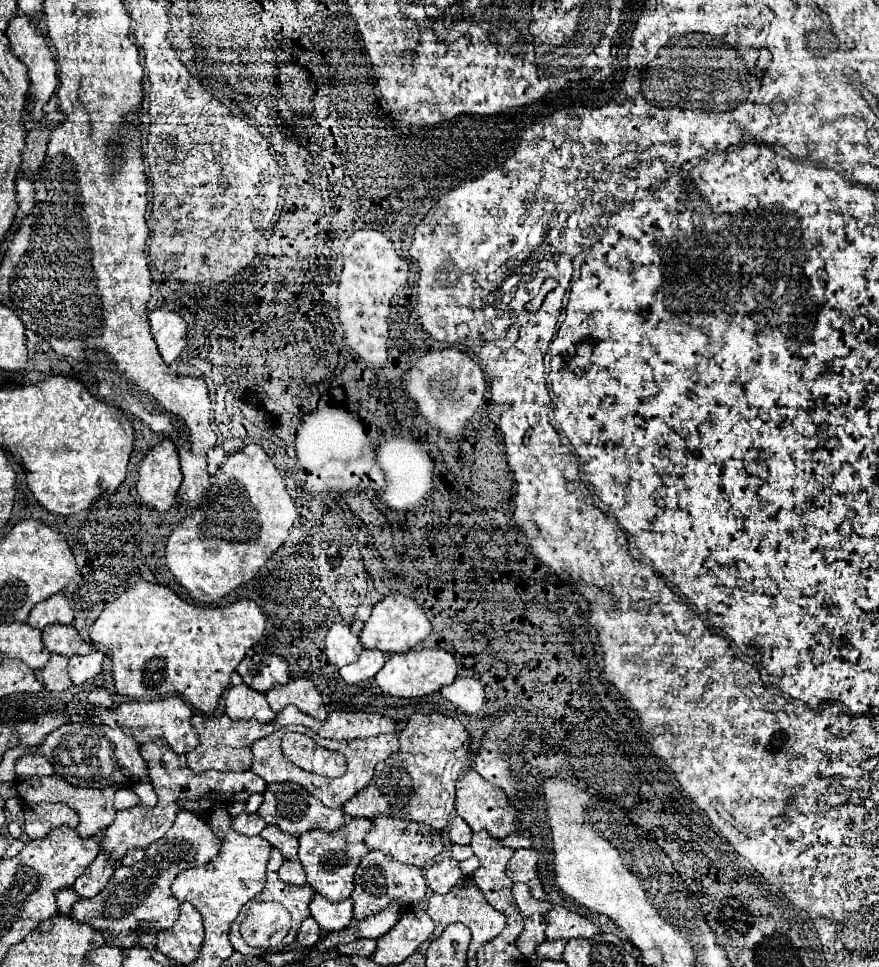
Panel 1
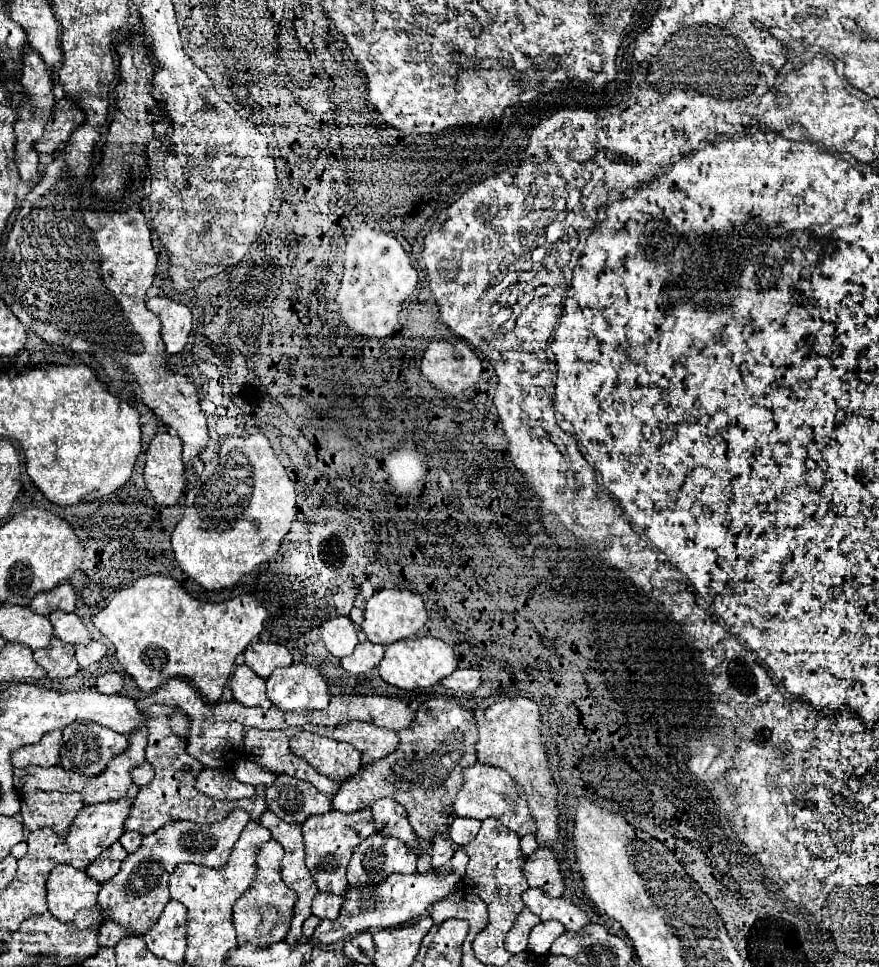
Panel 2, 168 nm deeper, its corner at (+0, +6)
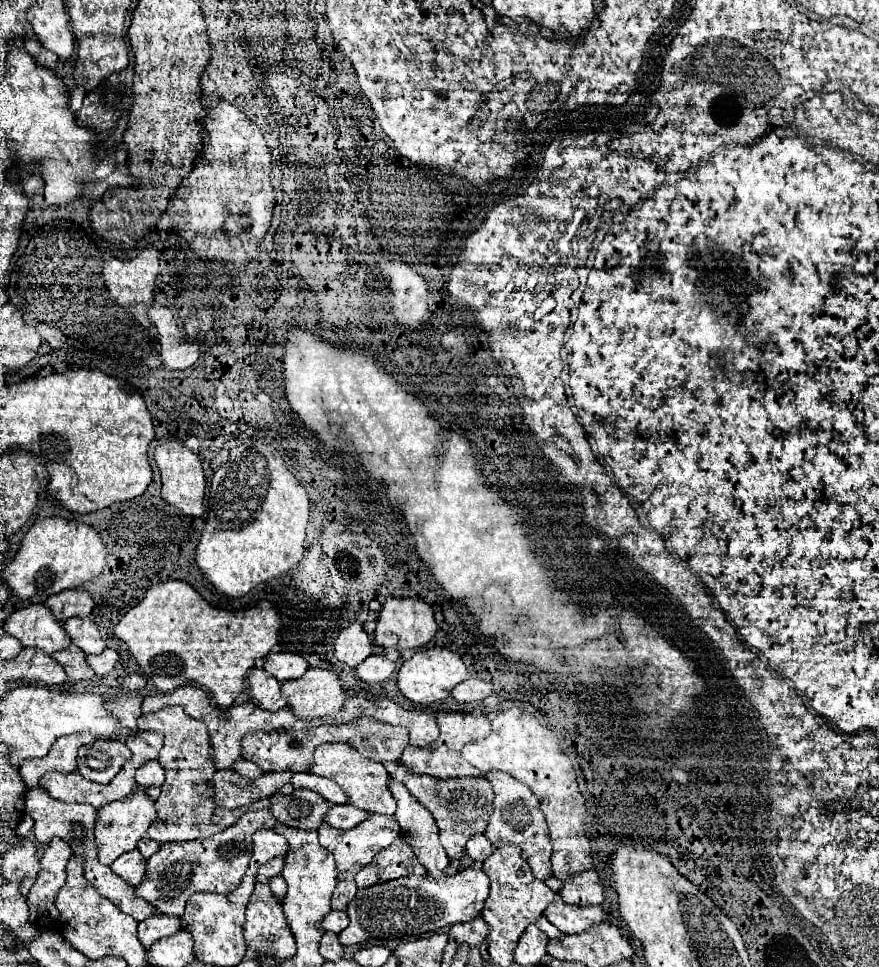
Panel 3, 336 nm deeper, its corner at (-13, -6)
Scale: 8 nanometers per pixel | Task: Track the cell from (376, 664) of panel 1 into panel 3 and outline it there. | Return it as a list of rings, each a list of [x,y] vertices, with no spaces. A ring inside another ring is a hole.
[[[372,654],[368,660],[364,660],[356,672],[364,682],[384,682],[392,676],[392,672],[396,670],[396,664],[386,658],[384,654]]]

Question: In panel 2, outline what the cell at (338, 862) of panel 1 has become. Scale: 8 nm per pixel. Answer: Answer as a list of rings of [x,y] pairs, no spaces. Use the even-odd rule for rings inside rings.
[[[365,808],[365,810],[351,812],[351,814],[331,810],[327,814],[307,818],[307,822],[301,828],[303,828],[303,840],[305,840],[305,862],[311,870],[311,876],[317,882],[317,888],[321,892],[345,894],[349,888],[347,878],[345,878],[345,870],[347,870],[349,858],[353,854],[353,848],[359,846],[371,834],[375,834],[371,810]]]

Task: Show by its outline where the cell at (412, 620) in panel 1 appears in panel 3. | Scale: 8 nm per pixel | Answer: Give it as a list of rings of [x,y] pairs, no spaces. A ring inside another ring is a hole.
[[[386,598],[382,604],[378,626],[376,626],[376,638],[374,642],[384,648],[396,648],[396,650],[414,650],[426,646],[432,636],[436,634],[436,622],[434,622],[434,610],[418,600],[418,598]]]

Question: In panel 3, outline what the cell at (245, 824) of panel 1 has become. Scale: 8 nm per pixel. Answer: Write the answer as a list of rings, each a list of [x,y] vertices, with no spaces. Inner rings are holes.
[[[166,706],[154,714],[142,714],[138,718],[140,730],[158,730],[164,738],[164,748],[160,750],[158,762],[166,772],[166,780],[162,784],[162,794],[156,800],[156,820],[152,822],[148,836],[160,844],[164,842],[182,842],[182,840],[198,840],[210,838],[232,826],[244,812],[270,808],[270,800],[256,800],[248,806],[236,810],[224,810],[214,804],[214,774],[216,766],[210,758],[210,736],[204,722],[190,718],[180,706]]]

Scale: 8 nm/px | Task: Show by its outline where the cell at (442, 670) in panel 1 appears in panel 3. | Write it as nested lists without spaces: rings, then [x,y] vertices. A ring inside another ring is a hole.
[[[430,648],[430,650],[418,650],[410,660],[402,664],[398,670],[398,688],[400,692],[416,702],[416,704],[432,704],[446,696],[450,696],[452,688],[468,678],[466,666],[458,652],[452,652],[448,648]]]

